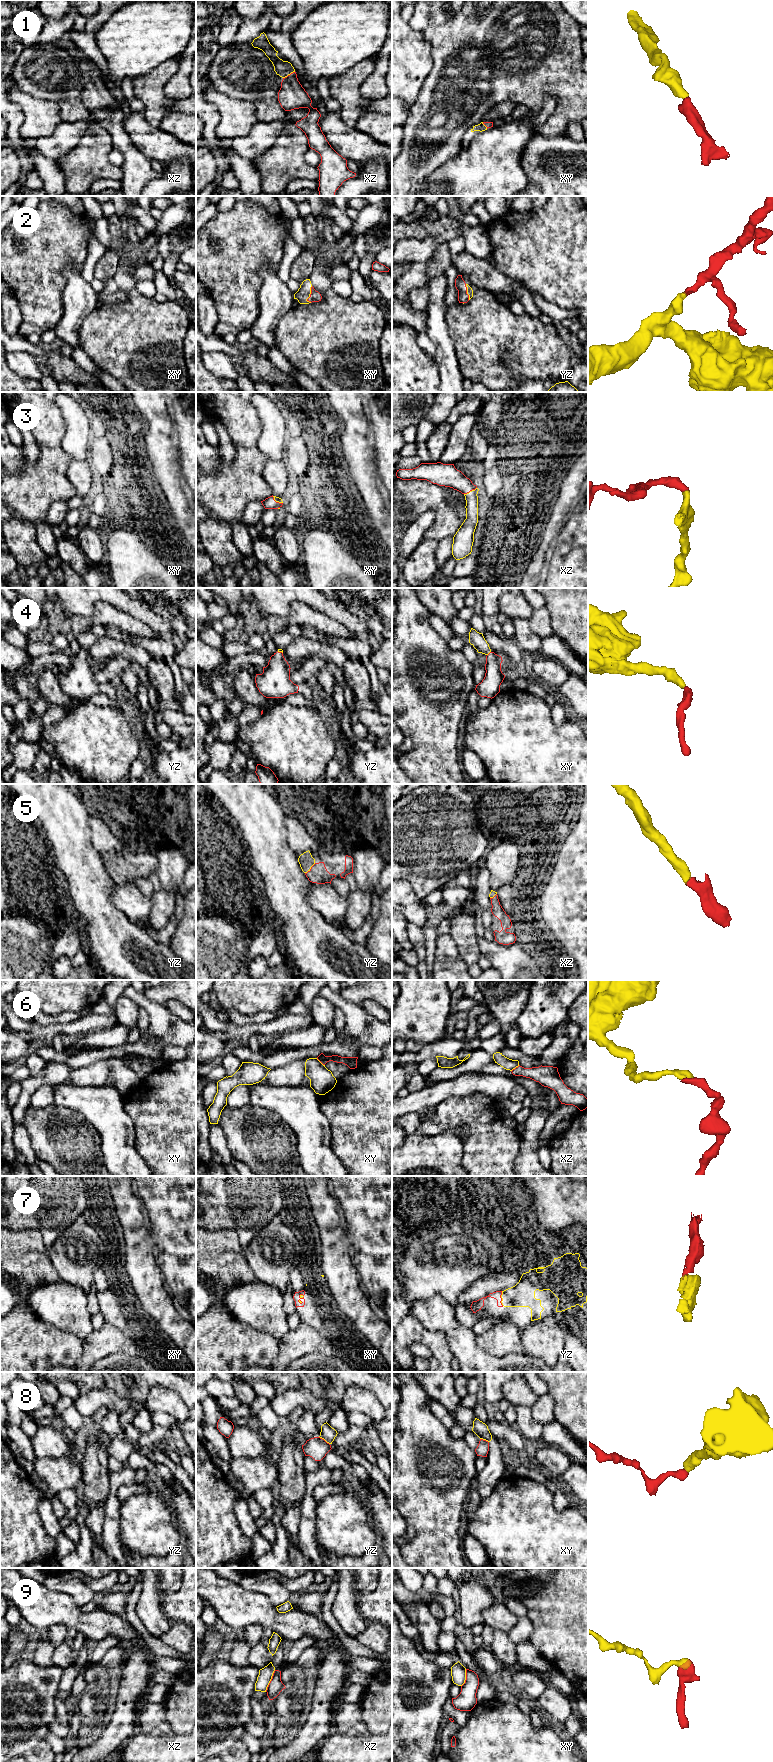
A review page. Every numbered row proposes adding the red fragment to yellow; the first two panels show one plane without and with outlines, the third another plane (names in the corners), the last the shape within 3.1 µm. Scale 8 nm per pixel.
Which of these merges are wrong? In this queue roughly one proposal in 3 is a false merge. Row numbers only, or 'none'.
6, 8, 9

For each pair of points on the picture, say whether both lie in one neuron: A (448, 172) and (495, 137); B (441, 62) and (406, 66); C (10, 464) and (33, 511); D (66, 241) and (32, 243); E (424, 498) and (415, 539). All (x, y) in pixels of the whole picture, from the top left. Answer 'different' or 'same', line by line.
A: same
B: different
C: different
D: same
E: different

